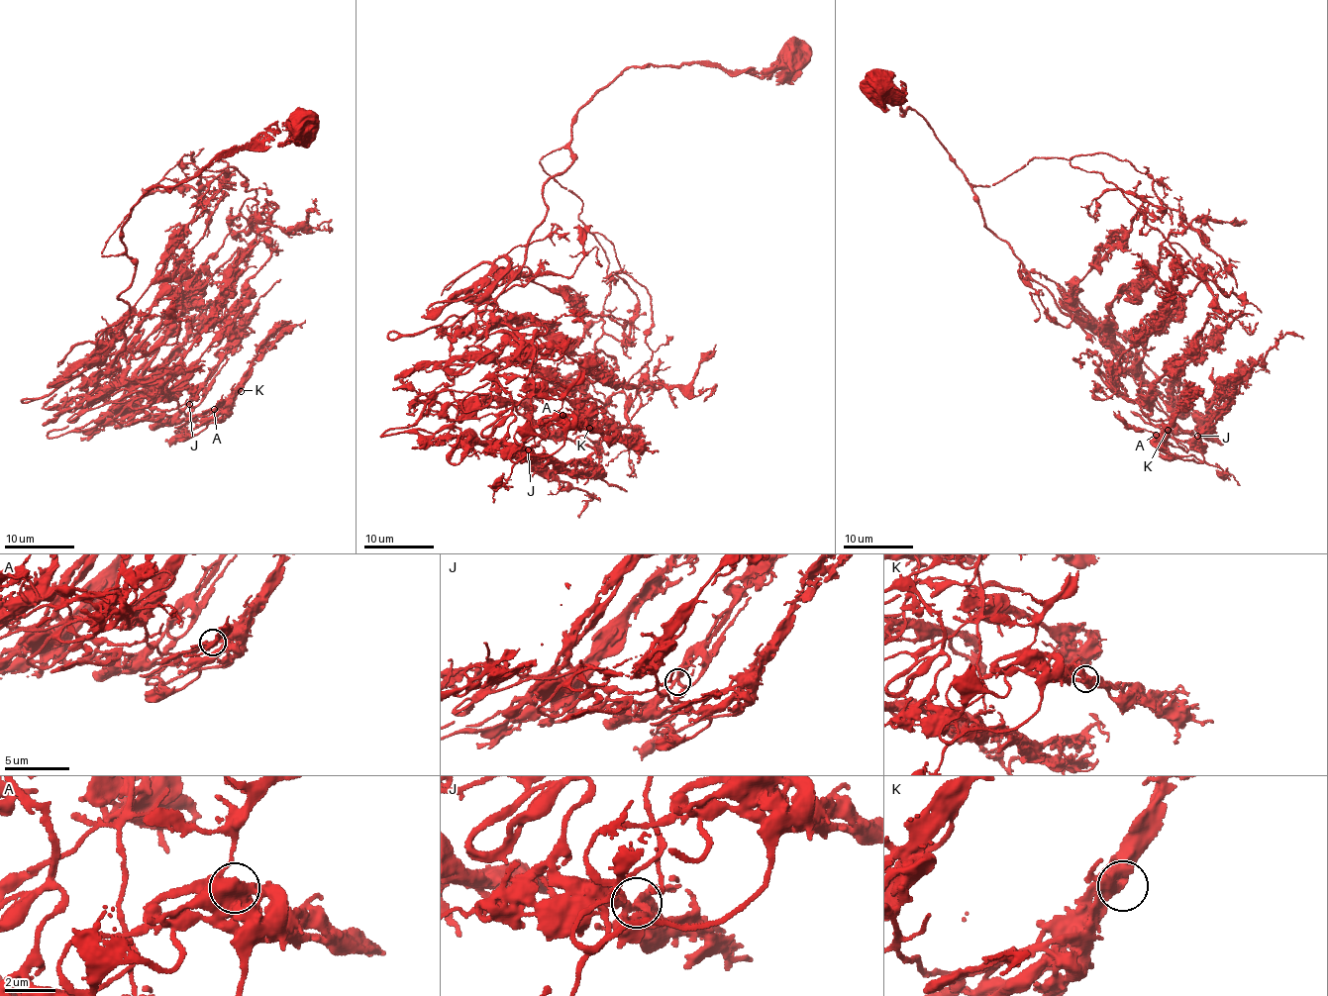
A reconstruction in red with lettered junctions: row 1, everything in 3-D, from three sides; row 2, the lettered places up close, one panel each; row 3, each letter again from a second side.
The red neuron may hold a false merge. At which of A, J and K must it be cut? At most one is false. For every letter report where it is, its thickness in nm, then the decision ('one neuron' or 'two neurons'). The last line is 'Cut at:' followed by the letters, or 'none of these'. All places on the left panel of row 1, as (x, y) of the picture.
A: place (214, 409); calibre 280 nm; one neuron
J: place (189, 404); calibre 280 nm; one neuron
K: place (241, 391); calibre 400 nm; one neuron
Cut at: none of these

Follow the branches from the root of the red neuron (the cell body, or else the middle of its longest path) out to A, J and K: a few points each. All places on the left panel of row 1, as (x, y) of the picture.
A: (298, 119), (122, 229), (126, 345), (95, 360), (177, 400), (175, 428), (213, 409)
J: (298, 119), (289, 141), (154, 186), (122, 229), (126, 345), (95, 360), (173, 396), (181, 425), (189, 404)
K: (298, 119), (122, 229), (126, 345), (95, 360), (177, 400), (175, 428), (241, 390)

